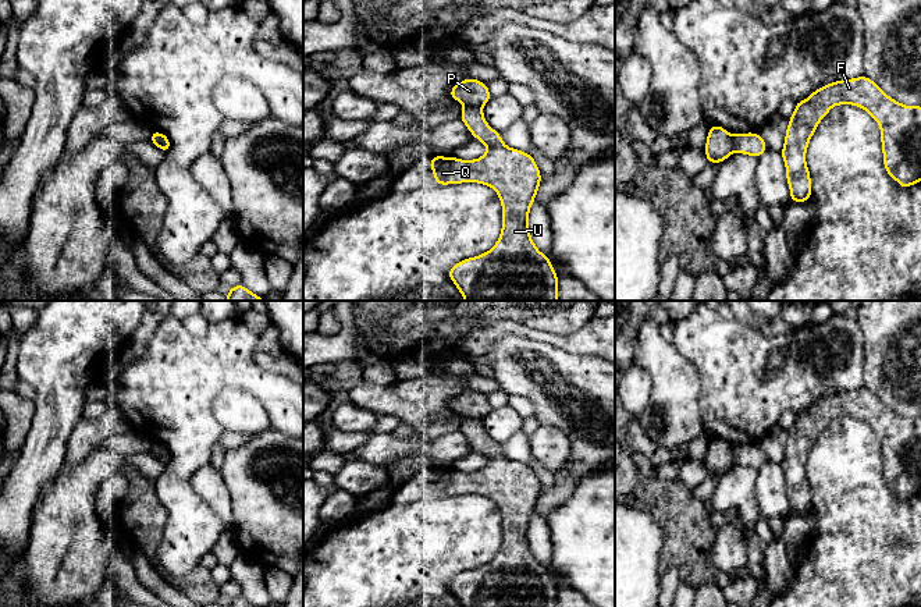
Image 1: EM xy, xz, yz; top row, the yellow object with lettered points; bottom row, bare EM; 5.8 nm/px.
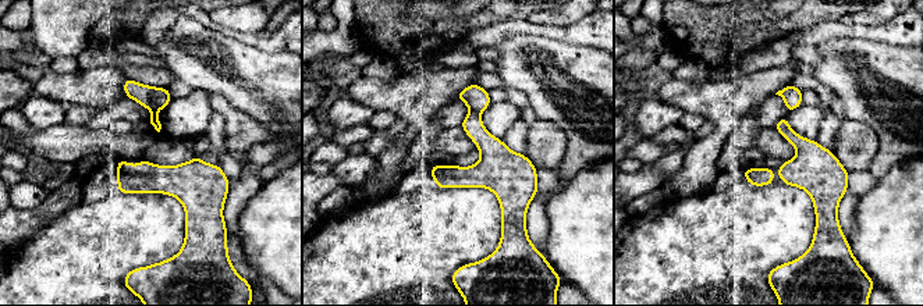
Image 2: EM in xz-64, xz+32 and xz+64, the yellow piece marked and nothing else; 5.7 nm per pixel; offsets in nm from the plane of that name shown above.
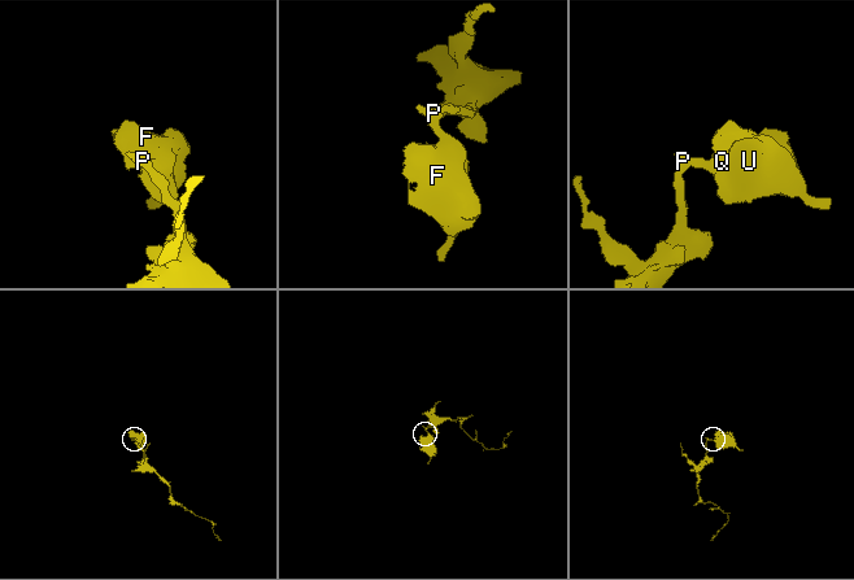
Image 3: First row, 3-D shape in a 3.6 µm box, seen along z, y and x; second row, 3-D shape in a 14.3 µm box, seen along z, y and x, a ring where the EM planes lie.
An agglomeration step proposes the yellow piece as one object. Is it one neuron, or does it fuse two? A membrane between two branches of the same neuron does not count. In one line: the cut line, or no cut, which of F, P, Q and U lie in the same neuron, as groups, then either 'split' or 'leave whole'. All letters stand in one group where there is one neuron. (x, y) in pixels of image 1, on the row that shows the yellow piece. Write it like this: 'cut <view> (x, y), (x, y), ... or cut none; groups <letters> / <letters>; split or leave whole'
cut xz (465, 105), (480, 107); groups F Q U / P; split

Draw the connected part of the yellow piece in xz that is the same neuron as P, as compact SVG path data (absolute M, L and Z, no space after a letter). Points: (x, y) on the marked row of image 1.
M466 78L462 82L454 85L449 96L465 106L474 107L483 107L491 99L487 84L472 78Z

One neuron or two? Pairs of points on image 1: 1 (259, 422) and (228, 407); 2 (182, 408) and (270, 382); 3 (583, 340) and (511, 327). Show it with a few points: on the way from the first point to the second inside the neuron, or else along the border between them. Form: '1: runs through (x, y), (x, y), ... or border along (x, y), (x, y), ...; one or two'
1: runs through (252, 418), (235, 410); one
2: runs through (205, 386), (213, 377), (248, 377); one
3: runs through (565, 340), (529, 333); one

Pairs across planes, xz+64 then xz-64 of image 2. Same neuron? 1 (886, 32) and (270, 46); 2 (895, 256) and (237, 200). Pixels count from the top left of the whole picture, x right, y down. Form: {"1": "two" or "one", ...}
{"1": "one", "2": "two"}

